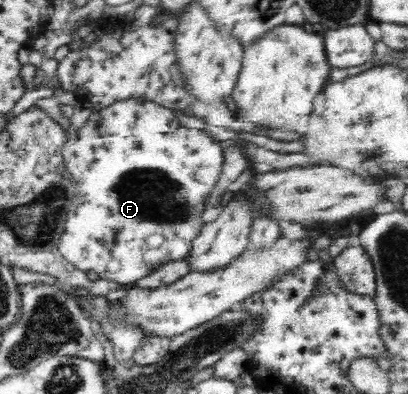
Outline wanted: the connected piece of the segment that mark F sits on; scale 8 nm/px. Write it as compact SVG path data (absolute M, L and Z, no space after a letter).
M127 98L113 102L110 106L102 108L100 112L94 110L94 114L78 128L74 128L63 151L63 162L70 169L72 177L78 181L78 206L70 210L66 216L63 233L60 235L57 249L61 258L69 262L73 268L82 270L95 278L110 279L122 285L134 284L139 278L147 275L154 267L160 266L168 261L186 258L194 237L199 233L199 228L208 220L205 218L204 198L212 190L212 186L218 183L222 171L222 148L216 140L212 140L208 134L186 128L184 120L178 120L182 114L180 110L170 110L164 108L156 102L142 102L141 99Z

